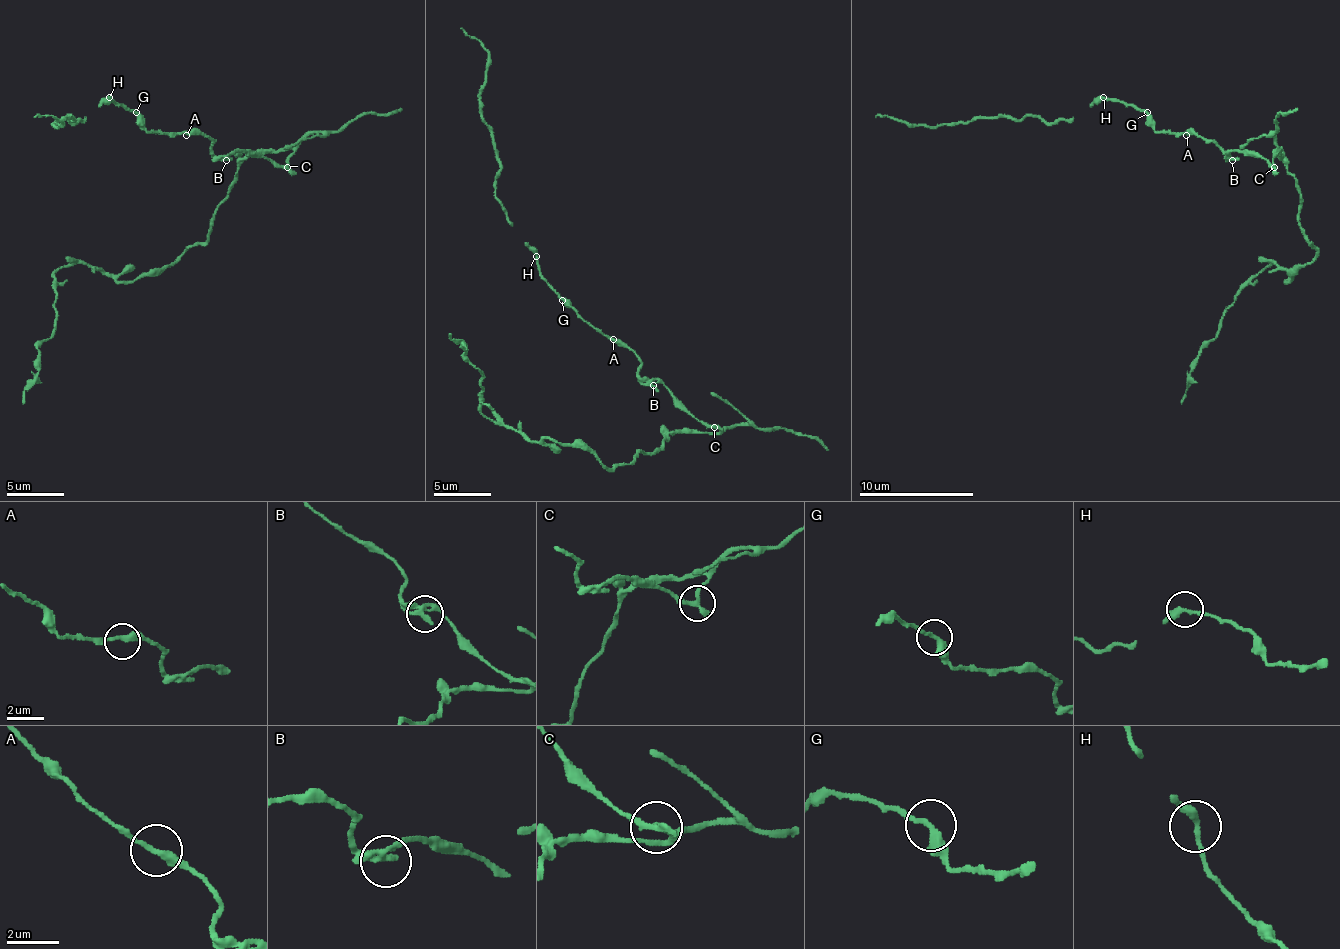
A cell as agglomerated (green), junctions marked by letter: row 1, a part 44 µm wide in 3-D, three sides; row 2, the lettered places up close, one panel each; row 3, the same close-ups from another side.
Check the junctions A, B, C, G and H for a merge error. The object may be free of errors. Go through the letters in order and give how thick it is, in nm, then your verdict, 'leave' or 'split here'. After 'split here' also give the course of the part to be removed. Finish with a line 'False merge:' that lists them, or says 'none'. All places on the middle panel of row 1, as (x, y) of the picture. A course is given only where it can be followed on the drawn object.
A: 280 nm thick; leave
B: 300 nm thick; leave
C: 280 nm thick; split here; foreign part runs (713, 427), (607, 467), (593, 453), (530, 442), (481, 413), (481, 373), (450, 333)
G: 320 nm thick; leave
H: 280 nm thick; leave
False merge: C

